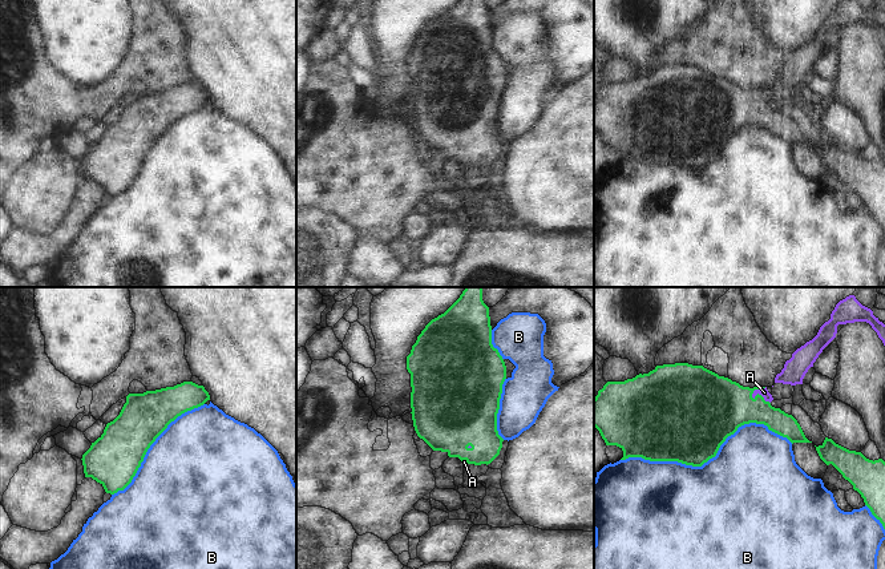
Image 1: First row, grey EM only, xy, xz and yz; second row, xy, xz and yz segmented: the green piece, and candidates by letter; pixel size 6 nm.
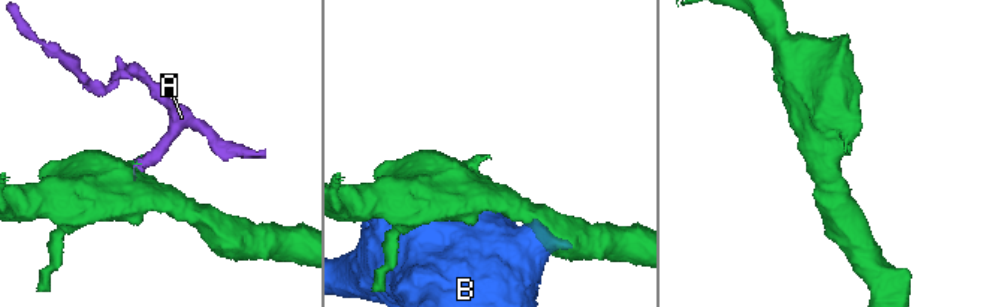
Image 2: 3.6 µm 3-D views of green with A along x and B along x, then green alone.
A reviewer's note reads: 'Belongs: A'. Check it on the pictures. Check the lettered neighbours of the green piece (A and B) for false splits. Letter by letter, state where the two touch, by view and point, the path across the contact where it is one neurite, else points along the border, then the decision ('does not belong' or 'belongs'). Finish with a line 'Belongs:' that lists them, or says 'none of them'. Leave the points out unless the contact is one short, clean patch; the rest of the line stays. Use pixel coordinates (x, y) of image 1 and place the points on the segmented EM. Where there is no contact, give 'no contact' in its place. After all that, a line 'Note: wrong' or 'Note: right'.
A: yz (758, 394) | across yz (719, 406), (747, 404), (758, 394), (764, 392) | belongs
B: yz (708, 459) | does not belong
Belongs: A
Note: right

